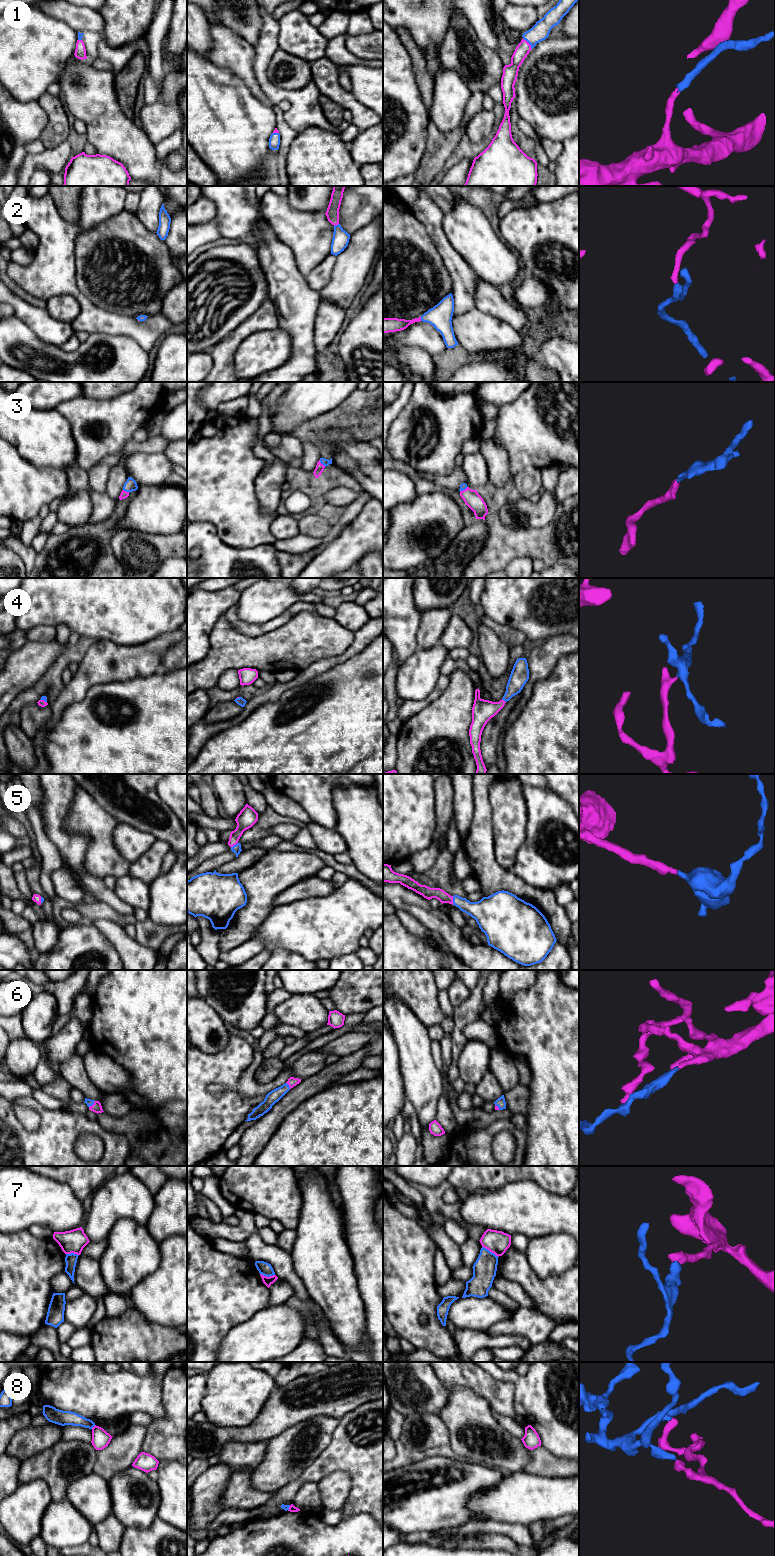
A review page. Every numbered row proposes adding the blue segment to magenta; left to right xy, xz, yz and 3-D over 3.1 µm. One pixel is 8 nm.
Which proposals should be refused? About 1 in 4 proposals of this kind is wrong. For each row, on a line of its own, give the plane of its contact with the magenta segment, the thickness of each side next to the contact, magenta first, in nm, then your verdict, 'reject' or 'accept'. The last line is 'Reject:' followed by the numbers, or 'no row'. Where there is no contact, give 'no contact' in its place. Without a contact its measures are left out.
1: contact in yz; calibres 110 and 150 nm; accept
2: contact in xz; calibres 110 and 130 nm; accept
3: contact in xz; calibres 70 and 60 nm; accept
4: contact in yz; calibres 180 and 150 nm; accept
5: contact in yz; calibres 90 and 170 nm; accept
6: contact in xz; calibres 70 and 100 nm; accept
7: contact in yz; calibres 190 and 190 nm; reject
8: contact in xy; calibres 140 and 110 nm; reject
Reject: 7, 8

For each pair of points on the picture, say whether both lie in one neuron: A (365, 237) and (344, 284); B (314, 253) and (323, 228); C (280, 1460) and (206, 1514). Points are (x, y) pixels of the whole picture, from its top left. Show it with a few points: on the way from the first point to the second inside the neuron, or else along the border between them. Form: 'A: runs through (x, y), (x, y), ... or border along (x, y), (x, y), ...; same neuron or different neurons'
A: runs through (363, 249), (349, 272); same neuron
B: runs through (314, 247), (314, 237), (317, 234); same neuron
C: runs through (262, 1468), (251, 1472), (240, 1480), (224, 1496); same neuron

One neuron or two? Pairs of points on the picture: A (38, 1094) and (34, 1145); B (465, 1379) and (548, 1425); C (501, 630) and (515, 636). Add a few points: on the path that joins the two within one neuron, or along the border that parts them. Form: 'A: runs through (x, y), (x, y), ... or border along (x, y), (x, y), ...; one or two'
A: border along (31, 1096), (46, 1108), (59, 1109); two
B: border along (510, 1383), (514, 1388), (513, 1408), (517, 1414); two
C: runs through (504, 632), (512, 636); one

